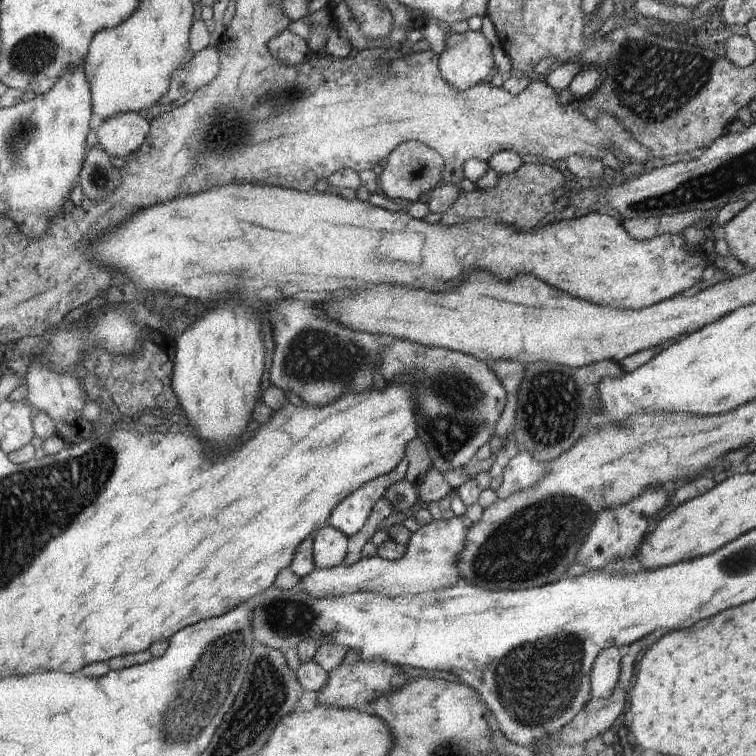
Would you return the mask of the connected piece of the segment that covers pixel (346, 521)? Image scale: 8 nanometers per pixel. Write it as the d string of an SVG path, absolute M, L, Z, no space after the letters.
M406 458L400 460L400 464L388 472L370 482L364 483L356 492L353 492L338 503L330 514L327 524L340 530L344 536L351 537L362 530L366 524L367 516L372 507L385 496L385 492L396 482L404 481L409 467Z

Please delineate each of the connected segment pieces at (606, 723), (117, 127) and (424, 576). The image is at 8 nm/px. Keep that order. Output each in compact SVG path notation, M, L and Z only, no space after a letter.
M640 639L628 645L628 654L621 658L621 674L618 684L616 684L614 688L614 692L612 692L612 696L607 699L591 697L586 706L584 706L582 712L576 714L574 719L570 721L570 724L563 726L556 732L556 738L558 738L560 742L564 742L566 746L570 746L570 744L576 746L576 744L582 744L582 742L588 742L588 740L596 738L598 734L604 734L604 732L614 724L614 720L622 714L624 706L626 706L626 695L628 695L626 693L628 692L628 688L630 688L630 684L632 684L634 663L636 662L636 658L642 654L642 646L644 646L644 642L646 642L646 640Z
M136 113L114 114L93 131L108 156L128 160L128 156L136 154L144 144L150 126L148 120Z
M462 518L433 520L412 533L406 552L400 560L384 560L382 557L362 557L352 566L335 566L314 569L300 580L300 590L312 598L344 596L355 592L372 592L380 596L397 597L432 592L448 586L456 586L462 574L458 570L458 554L464 550L468 527Z

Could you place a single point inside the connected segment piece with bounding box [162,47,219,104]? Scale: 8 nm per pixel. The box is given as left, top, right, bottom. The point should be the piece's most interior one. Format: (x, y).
(201, 68)

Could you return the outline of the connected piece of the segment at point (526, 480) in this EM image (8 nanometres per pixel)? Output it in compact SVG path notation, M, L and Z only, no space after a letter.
M526 451L514 456L503 469L503 480L496 491L500 500L534 486L546 474L546 466Z

